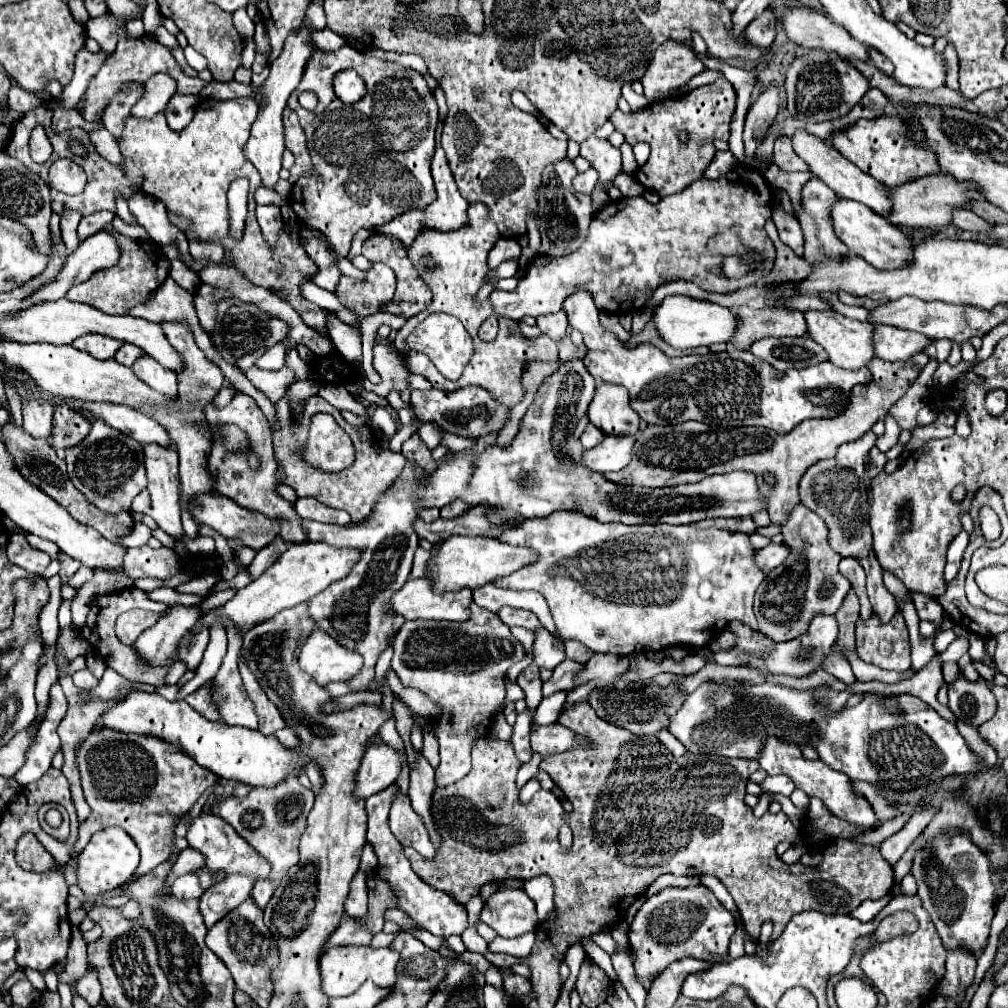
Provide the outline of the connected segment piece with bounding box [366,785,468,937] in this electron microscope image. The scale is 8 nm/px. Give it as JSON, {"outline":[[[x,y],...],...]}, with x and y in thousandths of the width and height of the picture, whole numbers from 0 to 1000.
{"outline":[[[391,779],[381,783],[379,787],[373,787],[371,791],[363,793],[363,807],[365,807],[365,834],[371,840],[371,846],[375,850],[375,858],[371,868],[381,872],[387,878],[389,890],[393,892],[393,900],[399,902],[401,906],[407,908],[407,912],[417,918],[419,922],[431,926],[431,928],[450,928],[450,926],[460,926],[464,922],[464,908],[462,902],[458,898],[452,898],[444,886],[431,882],[429,878],[421,876],[407,860],[407,854],[401,850],[399,838],[397,834],[389,828],[387,820],[385,820],[385,805],[387,805],[387,797],[391,791]]]}

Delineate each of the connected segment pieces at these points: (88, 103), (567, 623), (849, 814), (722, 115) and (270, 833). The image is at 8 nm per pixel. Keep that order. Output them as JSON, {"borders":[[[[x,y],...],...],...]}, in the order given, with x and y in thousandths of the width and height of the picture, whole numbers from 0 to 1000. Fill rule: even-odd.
{"borders":[[[[119,25],[117,28],[117,49],[115,49],[115,55],[113,57],[107,57],[99,70],[89,78],[89,84],[87,84],[87,90],[83,94],[83,106],[79,108],[81,116],[85,120],[93,120],[99,118],[99,112],[101,108],[105,106],[105,102],[113,96],[113,92],[117,90],[117,86],[123,82],[123,80],[135,80],[135,82],[143,82],[149,74],[153,72],[167,72],[171,74],[175,80],[177,80],[177,92],[188,92],[188,94],[196,94],[206,82],[200,80],[198,76],[181,76],[181,70],[177,68],[177,63],[173,61],[173,57],[169,55],[167,47],[163,47],[159,41],[155,41],[155,37],[151,35],[141,35],[141,37],[127,37],[125,35],[124,25]]],[[[550,507],[546,513],[522,515],[506,523],[494,531],[494,537],[530,545],[534,555],[502,572],[492,572],[488,580],[510,586],[534,586],[546,602],[552,620],[550,632],[556,638],[569,634],[589,648],[605,646],[623,652],[627,648],[657,646],[665,640],[700,642],[728,614],[750,624],[746,594],[760,568],[750,564],[746,557],[750,545],[744,541],[740,529],[720,525],[692,527],[688,521],[595,519],[577,509]]],[[[762,731],[758,735],[752,757],[762,769],[772,769],[772,767],[782,769],[792,783],[796,783],[802,791],[812,791],[821,801],[821,805],[825,805],[825,809],[829,809],[831,813],[853,818],[853,820],[867,820],[871,816],[871,811],[869,811],[865,799],[855,789],[851,789],[847,785],[845,775],[843,775],[841,769],[823,763],[813,753],[812,755],[804,755],[804,753],[800,755],[790,737],[780,737],[780,735],[772,735],[772,733]]],[[[712,76],[706,84],[692,86],[675,96],[663,96],[651,102],[645,102],[641,108],[619,114],[611,110],[605,120],[611,124],[611,130],[619,132],[620,140],[625,144],[633,141],[645,142],[647,152],[639,166],[631,170],[631,178],[641,186],[649,188],[655,195],[669,193],[677,189],[688,176],[698,174],[700,166],[708,158],[708,138],[722,138],[724,136],[724,118],[730,108],[730,88],[720,76]],[[673,130],[683,130],[685,142],[673,140]]],[[[286,769],[280,777],[272,781],[252,781],[244,791],[220,791],[210,801],[208,807],[220,809],[232,824],[244,832],[268,858],[268,874],[276,878],[276,874],[286,866],[288,860],[296,856],[296,834],[304,822],[304,811],[312,799],[312,785],[304,783],[296,777],[294,769]],[[220,795],[220,803],[218,803]]]]}

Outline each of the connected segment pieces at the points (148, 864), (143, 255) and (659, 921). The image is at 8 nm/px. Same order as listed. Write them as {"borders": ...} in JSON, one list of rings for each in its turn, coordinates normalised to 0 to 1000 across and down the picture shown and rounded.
{"borders":[[[[95,721],[85,735],[77,741],[77,763],[81,771],[81,783],[85,789],[87,799],[91,801],[91,807],[85,814],[79,816],[75,838],[69,846],[69,852],[77,850],[77,844],[83,842],[83,838],[89,834],[91,826],[97,826],[107,820],[119,820],[123,822],[133,836],[139,842],[139,858],[137,868],[143,868],[157,860],[165,848],[169,848],[169,838],[179,840],[179,844],[188,840],[184,830],[179,831],[173,828],[173,811],[177,807],[187,807],[190,799],[198,793],[198,789],[214,777],[214,769],[208,767],[208,763],[198,761],[190,751],[185,751],[183,747],[177,747],[177,743],[169,743],[169,739],[161,739],[155,731],[141,731],[141,729],[125,729],[125,727],[113,727],[111,723]]],[[[117,233],[117,241],[121,243],[121,255],[117,263],[109,267],[99,267],[87,279],[73,283],[67,289],[67,297],[85,297],[87,303],[107,313],[125,313],[131,305],[139,303],[147,291],[155,289],[163,281],[163,277],[167,275],[167,257],[157,243],[149,243],[147,239],[135,239],[121,233]]],[[[661,880],[639,894],[635,906],[629,908],[623,922],[623,934],[629,945],[631,971],[643,983],[653,965],[657,965],[671,951],[688,949],[716,955],[728,924],[730,914],[726,906],[708,890],[702,880]]]]}

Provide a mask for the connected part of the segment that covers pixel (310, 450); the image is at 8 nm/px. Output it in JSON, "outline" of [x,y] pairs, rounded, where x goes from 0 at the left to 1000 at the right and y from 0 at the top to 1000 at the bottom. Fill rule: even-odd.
{"outline":[[[313,410],[308,416],[308,428],[300,455],[317,467],[333,469],[351,459],[351,441],[345,430],[325,412]]]}

